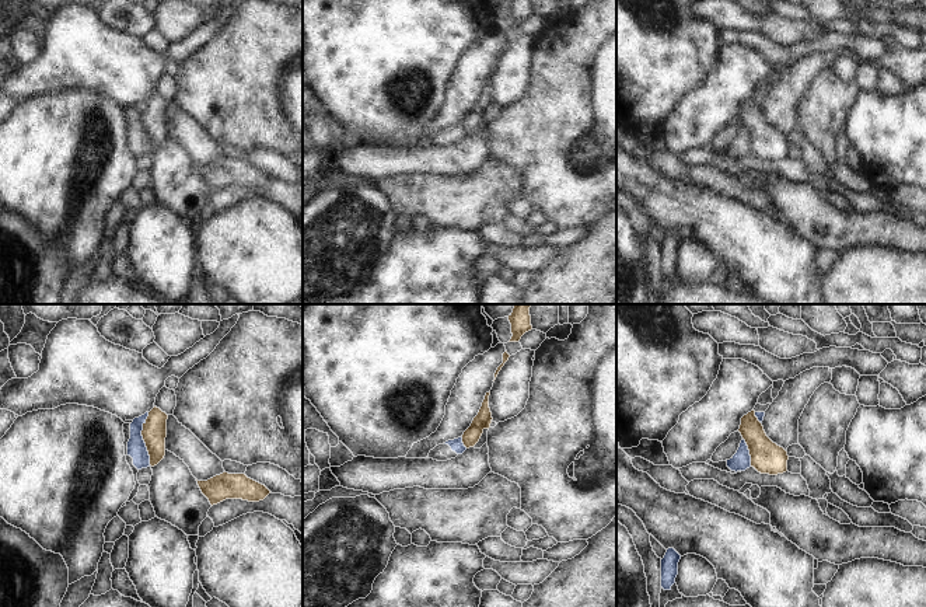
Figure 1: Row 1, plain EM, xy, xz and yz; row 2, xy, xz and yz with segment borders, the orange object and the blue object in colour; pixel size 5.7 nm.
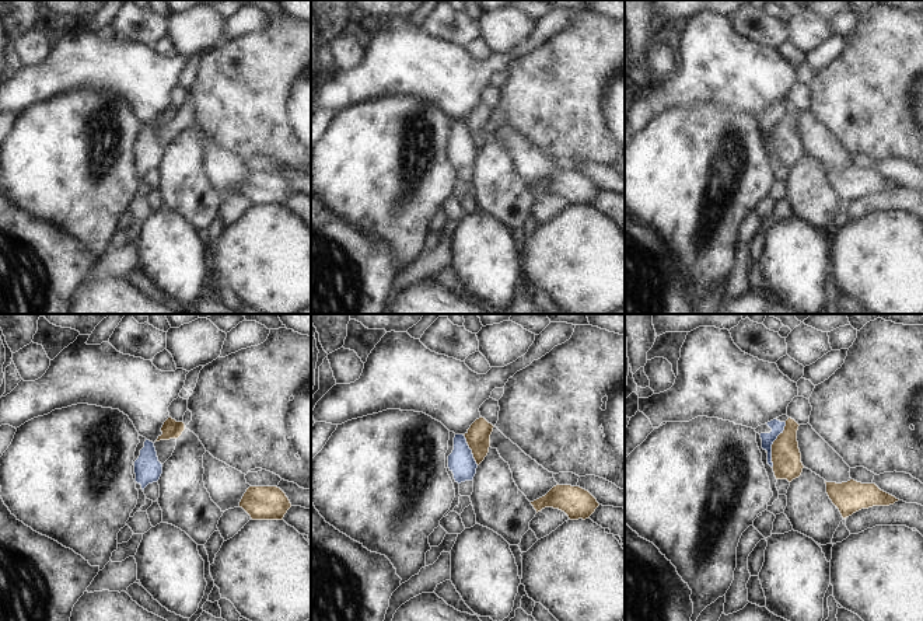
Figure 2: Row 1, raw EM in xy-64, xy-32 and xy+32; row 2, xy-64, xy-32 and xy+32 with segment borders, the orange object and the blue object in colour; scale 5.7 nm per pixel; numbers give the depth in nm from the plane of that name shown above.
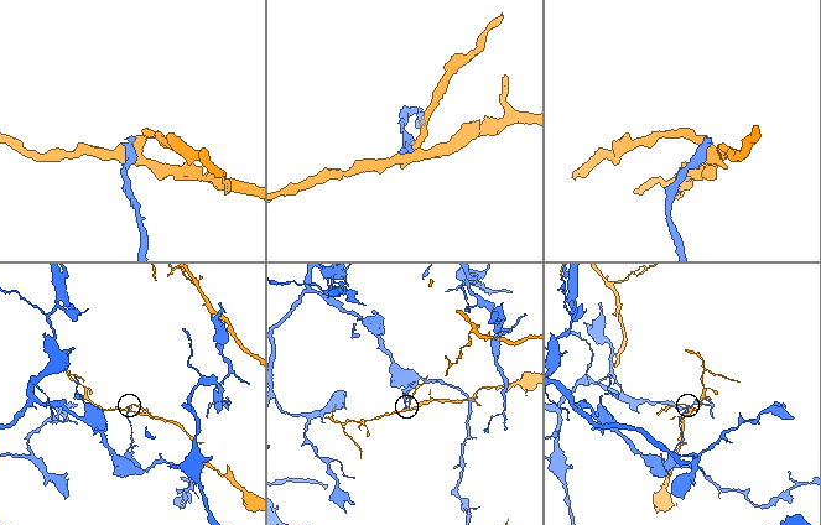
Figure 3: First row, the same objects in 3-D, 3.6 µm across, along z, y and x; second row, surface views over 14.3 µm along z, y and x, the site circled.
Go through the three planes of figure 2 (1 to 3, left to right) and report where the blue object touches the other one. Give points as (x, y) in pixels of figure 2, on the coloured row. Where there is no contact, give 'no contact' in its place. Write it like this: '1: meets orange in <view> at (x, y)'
1: no contact
2: meets orange in xy-32 at (471, 449)
3: meets orange in xy+32 at (772, 445)

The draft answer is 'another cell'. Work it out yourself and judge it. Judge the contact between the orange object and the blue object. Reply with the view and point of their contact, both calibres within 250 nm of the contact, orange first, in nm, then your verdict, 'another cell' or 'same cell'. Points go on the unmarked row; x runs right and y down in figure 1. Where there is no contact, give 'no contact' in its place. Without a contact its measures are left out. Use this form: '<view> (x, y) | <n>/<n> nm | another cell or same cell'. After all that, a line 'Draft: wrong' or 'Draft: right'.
xy (143, 125) | 140/110 nm | another cell
Draft: right

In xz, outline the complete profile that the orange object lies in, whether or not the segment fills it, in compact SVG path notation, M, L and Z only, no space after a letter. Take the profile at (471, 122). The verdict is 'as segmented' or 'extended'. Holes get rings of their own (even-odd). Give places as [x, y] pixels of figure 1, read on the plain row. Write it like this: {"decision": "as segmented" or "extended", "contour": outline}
{"decision": "as segmented", "contour": "M490 77L486 79L478 101L474 104L471 112L462 121L462 129L467 135L474 133L479 128L483 116L490 114L493 104L489 94L489 81Z"}

